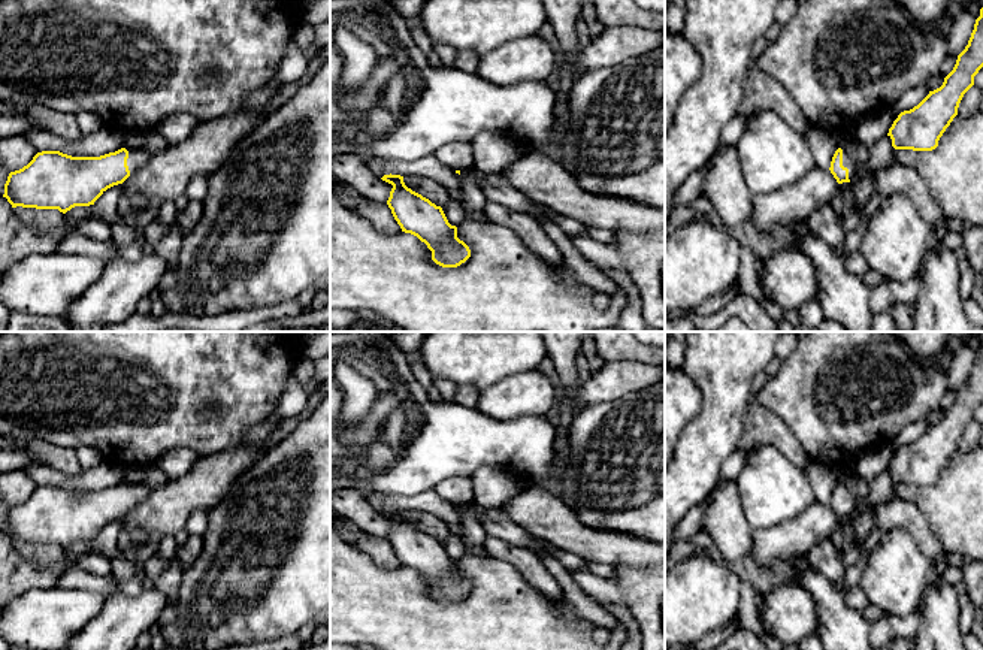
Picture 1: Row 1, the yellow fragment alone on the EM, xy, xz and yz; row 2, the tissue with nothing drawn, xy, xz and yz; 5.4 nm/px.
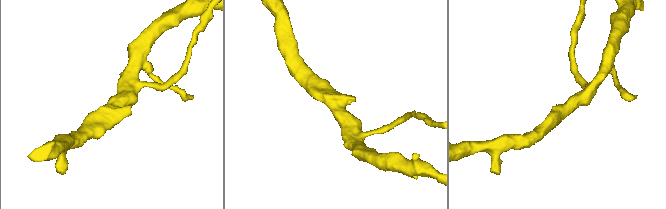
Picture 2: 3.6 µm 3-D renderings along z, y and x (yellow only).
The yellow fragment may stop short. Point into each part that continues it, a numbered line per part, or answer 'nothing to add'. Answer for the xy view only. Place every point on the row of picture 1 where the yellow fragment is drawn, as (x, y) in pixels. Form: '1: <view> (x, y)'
1: xy (138, 159)

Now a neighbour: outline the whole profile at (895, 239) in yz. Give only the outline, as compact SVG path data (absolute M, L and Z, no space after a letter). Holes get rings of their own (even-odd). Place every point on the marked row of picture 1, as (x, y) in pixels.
M893 193L878 202L863 232L859 253L869 269L886 279L907 282L917 276L931 241L931 229L914 203L905 194Z

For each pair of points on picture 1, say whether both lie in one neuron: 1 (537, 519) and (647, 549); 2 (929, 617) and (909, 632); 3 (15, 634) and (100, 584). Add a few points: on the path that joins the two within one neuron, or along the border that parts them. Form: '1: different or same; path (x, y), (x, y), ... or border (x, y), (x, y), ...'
1: same; path (563, 529), (589, 544), (620, 549)
2: different; border (918, 610), (918, 631), (915, 634)
3: different; border (56, 586), (96, 590), (106, 596)

